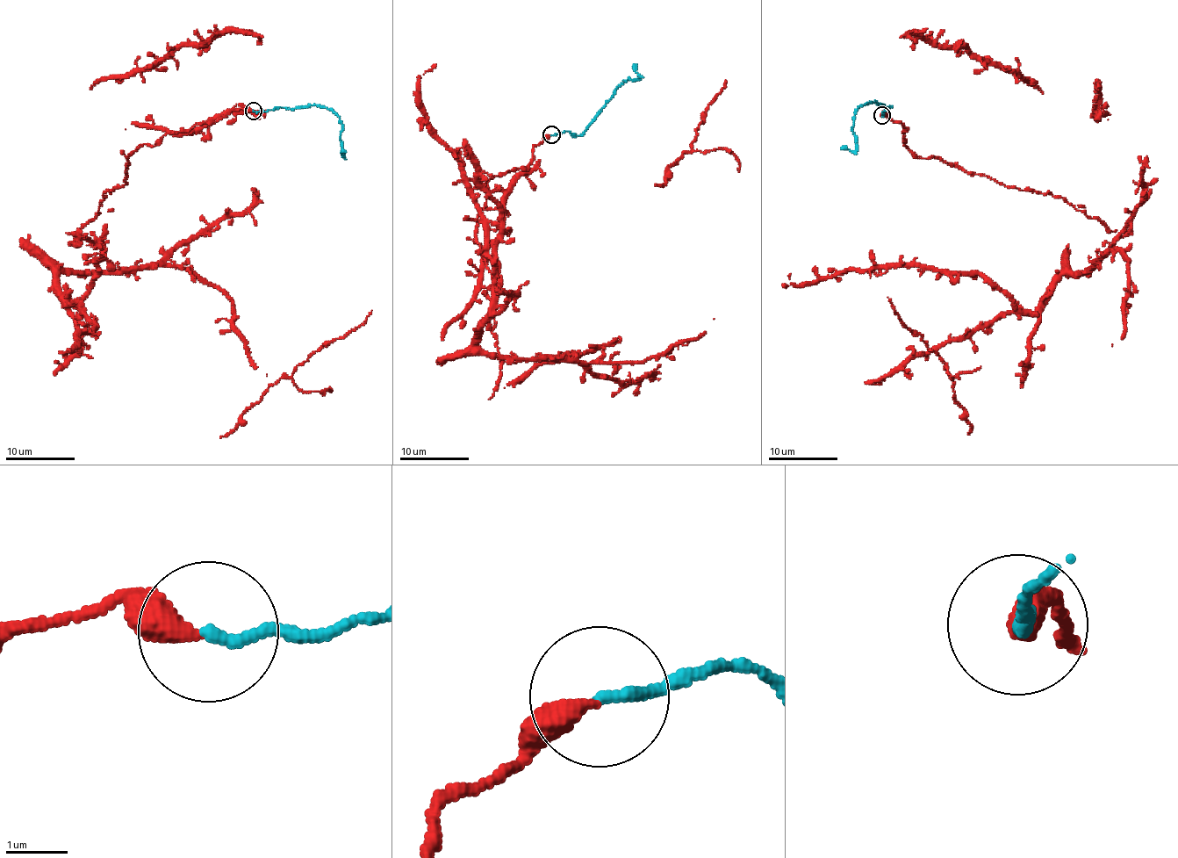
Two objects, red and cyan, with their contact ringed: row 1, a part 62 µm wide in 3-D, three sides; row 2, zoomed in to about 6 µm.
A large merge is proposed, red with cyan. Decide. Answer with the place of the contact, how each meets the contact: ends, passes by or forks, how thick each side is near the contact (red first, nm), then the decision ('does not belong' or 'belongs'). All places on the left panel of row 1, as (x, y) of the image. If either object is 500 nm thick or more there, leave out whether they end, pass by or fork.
at (254, 111); red ends there; cyan ends there; 360 nm thick on the red side, 190 nm on the other; belongs

